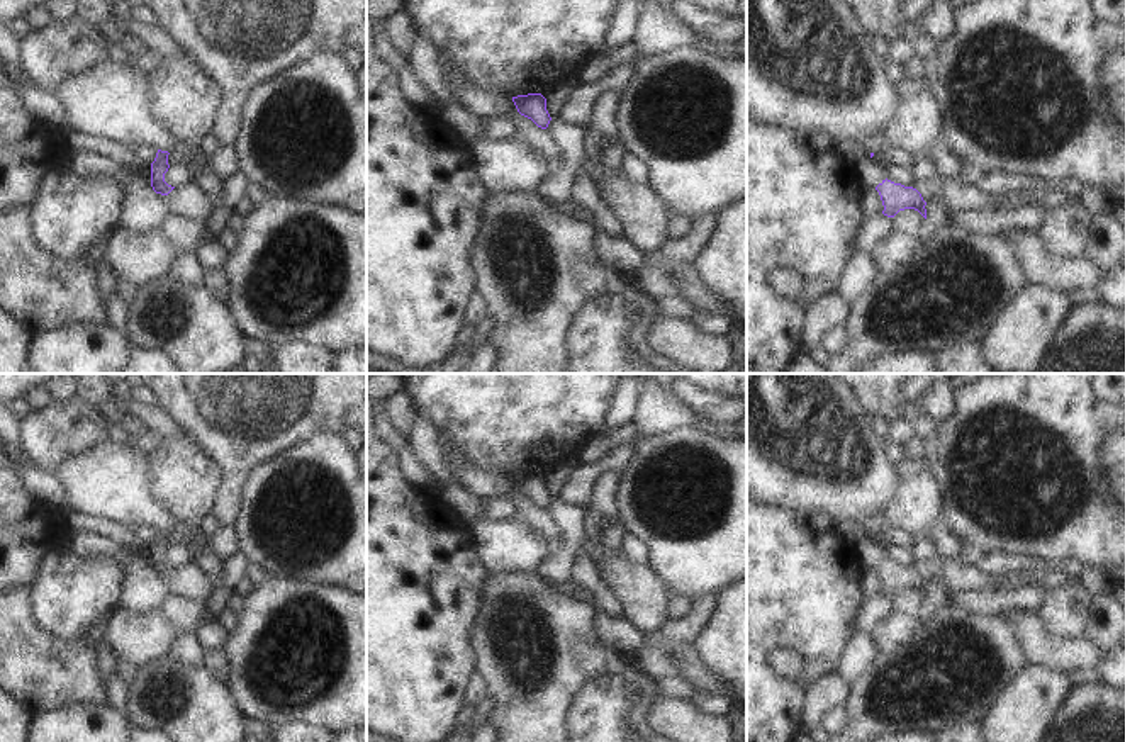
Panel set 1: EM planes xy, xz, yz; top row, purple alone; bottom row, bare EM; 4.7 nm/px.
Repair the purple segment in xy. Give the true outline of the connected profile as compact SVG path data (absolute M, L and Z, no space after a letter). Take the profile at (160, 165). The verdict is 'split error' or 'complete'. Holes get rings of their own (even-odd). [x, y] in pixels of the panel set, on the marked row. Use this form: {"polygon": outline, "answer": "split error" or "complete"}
{"polygon": "M158 149L154 161L151 163L151 187L156 194L168 195L175 187L165 182L168 171L168 151Z", "answer": "complete"}

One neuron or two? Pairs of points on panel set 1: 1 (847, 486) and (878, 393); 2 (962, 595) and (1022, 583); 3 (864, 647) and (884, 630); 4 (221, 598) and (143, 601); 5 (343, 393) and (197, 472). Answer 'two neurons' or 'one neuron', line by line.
1: two neurons
2: one neuron
3: two neurons
4: two neurons
5: two neurons

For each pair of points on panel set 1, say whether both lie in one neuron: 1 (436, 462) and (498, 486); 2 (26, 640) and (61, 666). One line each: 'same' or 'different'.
1: different
2: same

